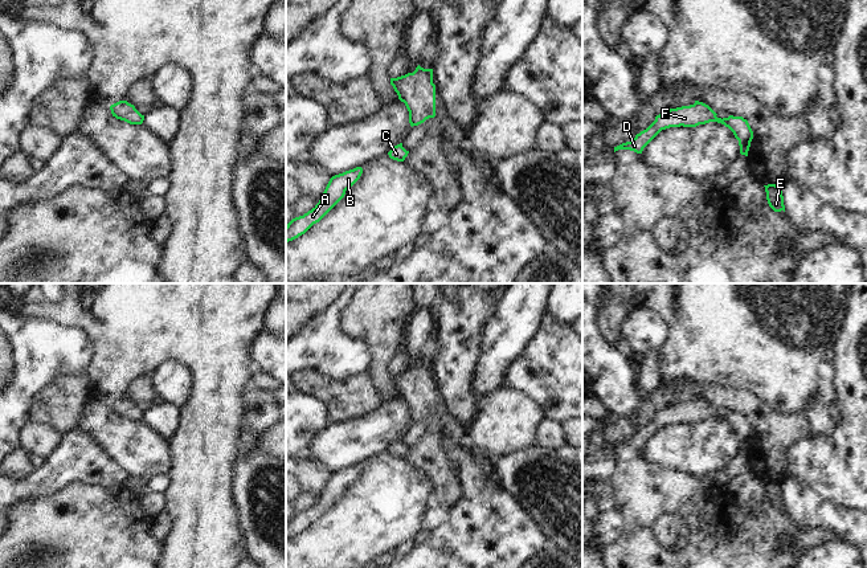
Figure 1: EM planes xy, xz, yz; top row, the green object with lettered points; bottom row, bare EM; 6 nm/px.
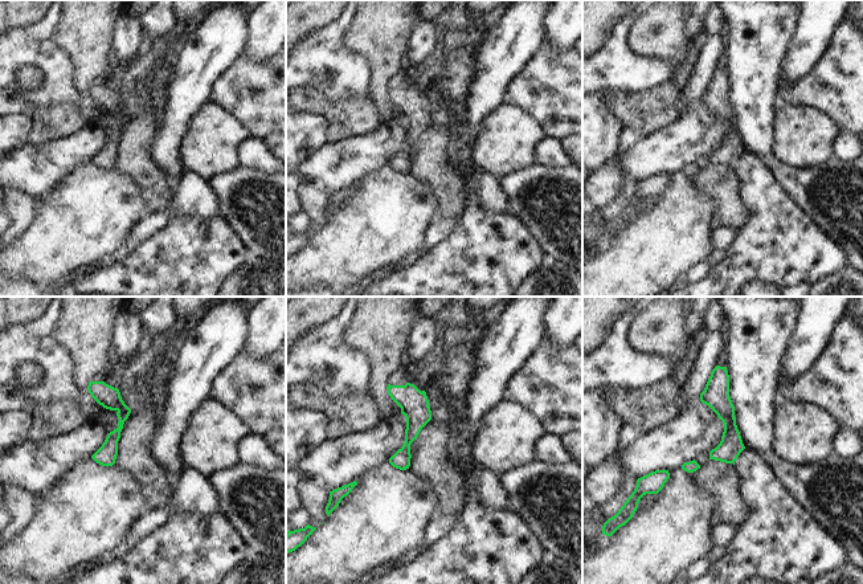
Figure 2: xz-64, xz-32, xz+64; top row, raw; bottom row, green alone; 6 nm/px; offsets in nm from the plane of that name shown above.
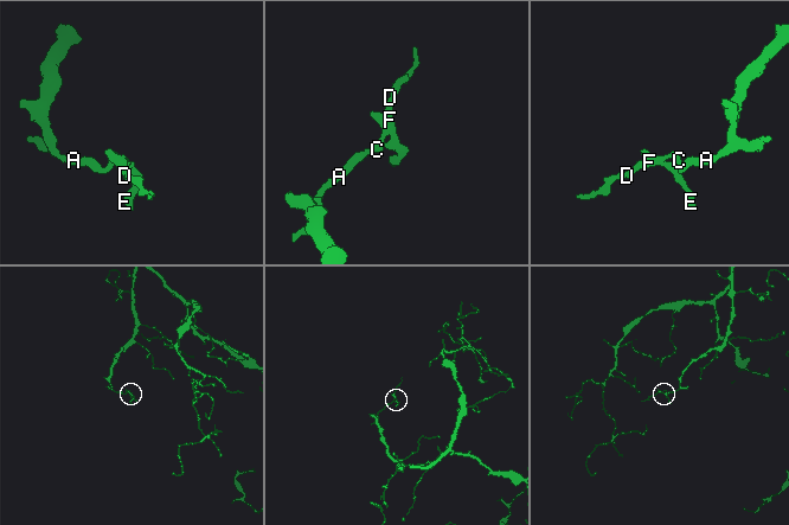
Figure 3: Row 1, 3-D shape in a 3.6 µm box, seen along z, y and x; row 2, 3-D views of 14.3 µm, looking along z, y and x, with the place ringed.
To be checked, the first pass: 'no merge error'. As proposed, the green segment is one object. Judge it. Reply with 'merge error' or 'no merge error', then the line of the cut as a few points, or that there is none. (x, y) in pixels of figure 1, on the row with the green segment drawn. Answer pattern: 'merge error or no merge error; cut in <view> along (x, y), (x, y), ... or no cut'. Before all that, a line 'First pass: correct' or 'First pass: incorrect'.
First pass: correct
no merge error; no cut

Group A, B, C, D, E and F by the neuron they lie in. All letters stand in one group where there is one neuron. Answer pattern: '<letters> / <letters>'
A B C D E F

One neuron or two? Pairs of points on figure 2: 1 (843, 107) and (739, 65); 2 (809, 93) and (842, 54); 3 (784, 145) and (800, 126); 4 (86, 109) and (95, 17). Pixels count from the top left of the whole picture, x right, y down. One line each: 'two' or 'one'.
1: two
2: one
3: one
4: one

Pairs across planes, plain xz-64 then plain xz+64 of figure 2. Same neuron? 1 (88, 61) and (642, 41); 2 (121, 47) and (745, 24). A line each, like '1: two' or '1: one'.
1: one
2: two

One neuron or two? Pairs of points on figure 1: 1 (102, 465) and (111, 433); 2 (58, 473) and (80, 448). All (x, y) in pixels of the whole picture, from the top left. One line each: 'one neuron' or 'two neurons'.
1: two neurons
2: one neuron

